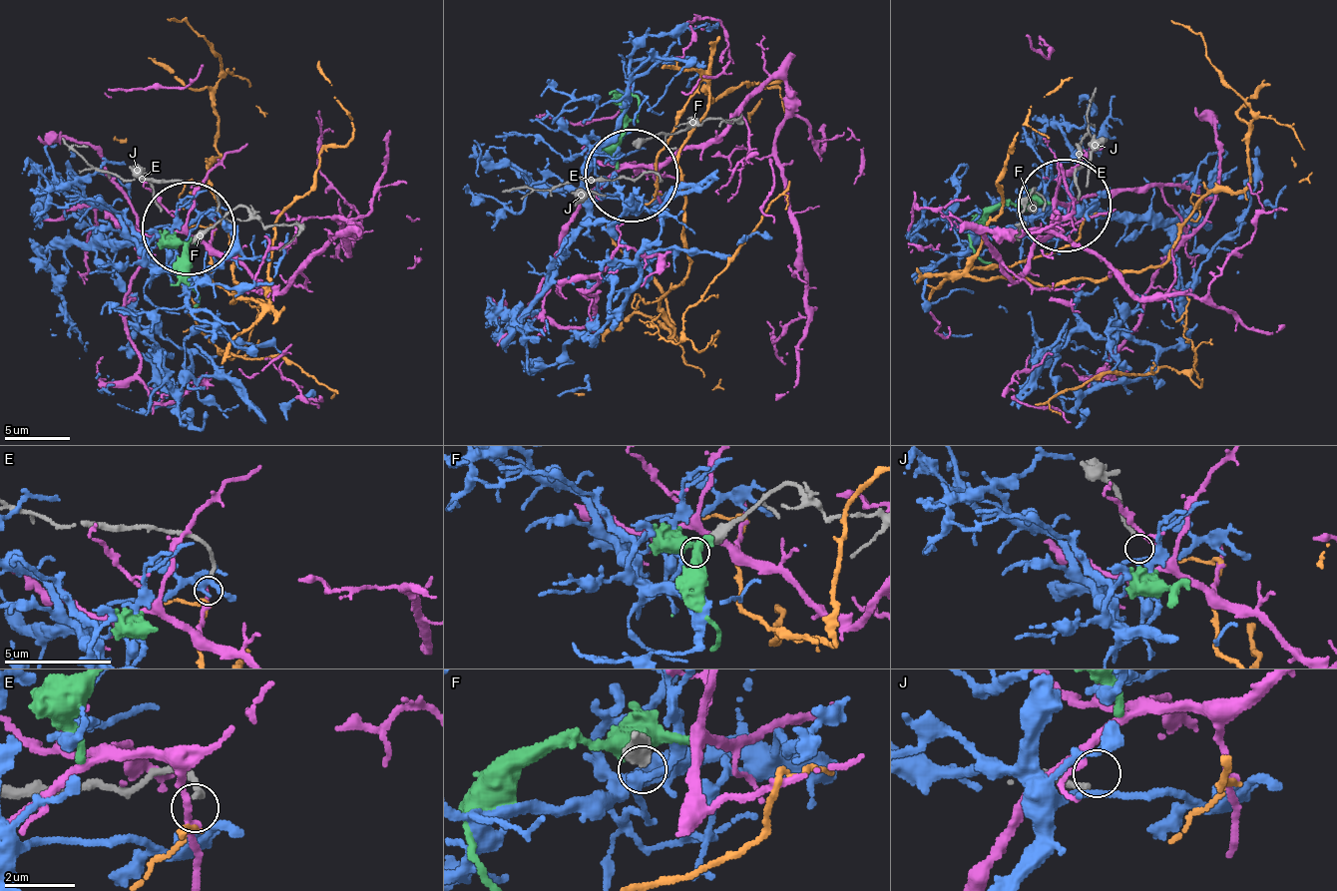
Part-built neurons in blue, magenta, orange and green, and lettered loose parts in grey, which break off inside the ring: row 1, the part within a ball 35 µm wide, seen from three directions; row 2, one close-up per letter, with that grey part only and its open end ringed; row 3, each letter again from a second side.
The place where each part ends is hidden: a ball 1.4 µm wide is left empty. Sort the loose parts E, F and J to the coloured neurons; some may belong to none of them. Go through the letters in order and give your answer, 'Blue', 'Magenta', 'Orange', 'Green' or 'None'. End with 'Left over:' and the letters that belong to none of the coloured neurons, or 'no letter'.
E: Orange
F: Blue
J: None
Left over: J

